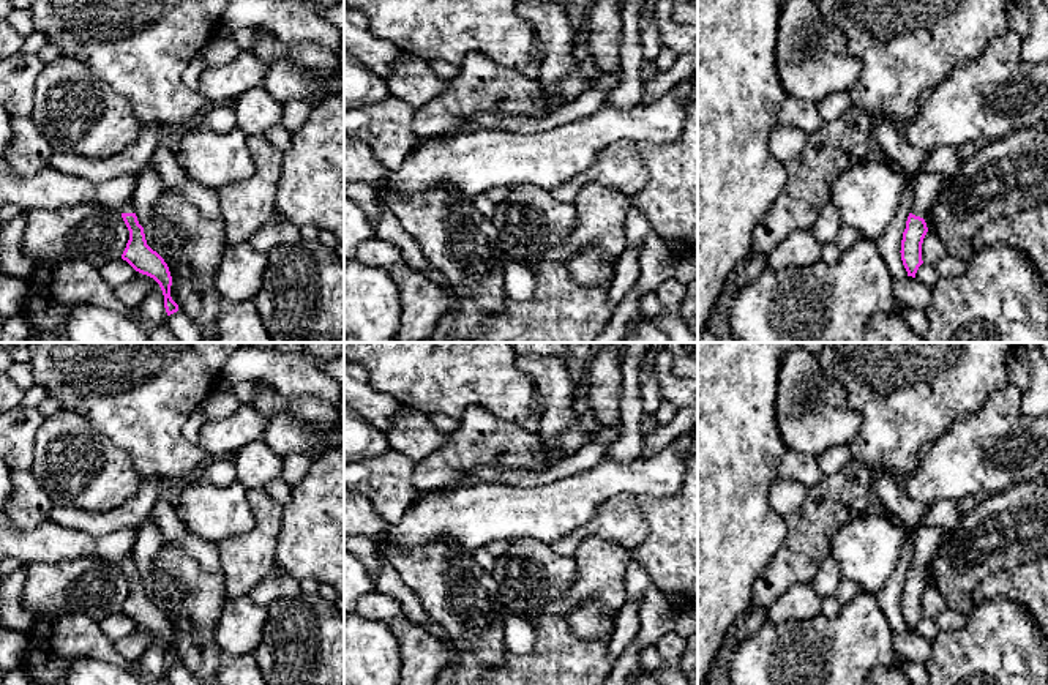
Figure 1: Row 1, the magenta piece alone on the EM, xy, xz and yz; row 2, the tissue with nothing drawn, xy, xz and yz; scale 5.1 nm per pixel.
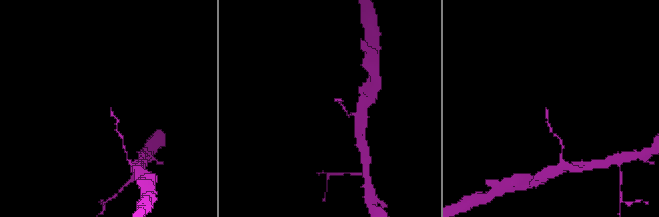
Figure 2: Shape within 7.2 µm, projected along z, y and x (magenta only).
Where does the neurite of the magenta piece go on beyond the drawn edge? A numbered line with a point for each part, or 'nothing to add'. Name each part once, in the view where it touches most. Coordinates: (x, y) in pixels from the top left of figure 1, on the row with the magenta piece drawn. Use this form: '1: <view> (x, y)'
1: yz (925, 185)

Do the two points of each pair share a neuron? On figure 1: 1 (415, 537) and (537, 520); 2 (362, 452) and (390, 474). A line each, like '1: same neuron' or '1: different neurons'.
1: same neuron
2: different neurons

